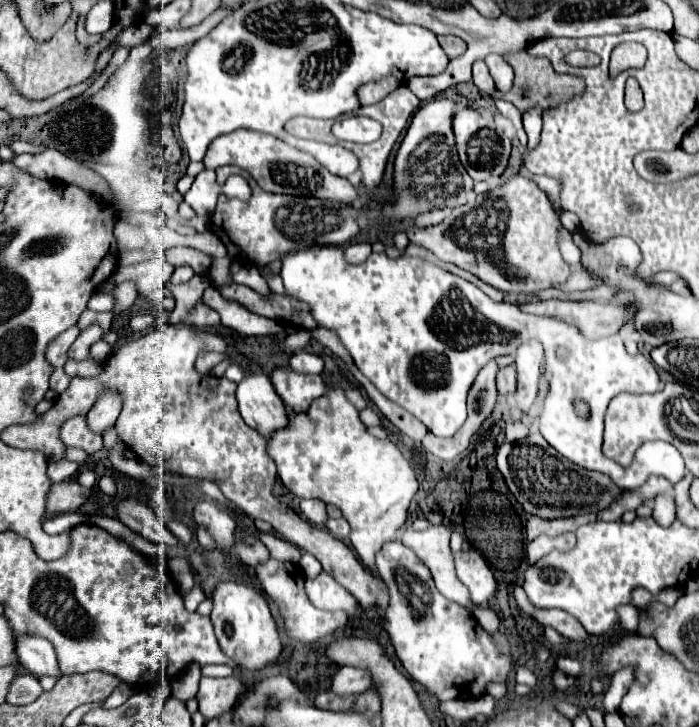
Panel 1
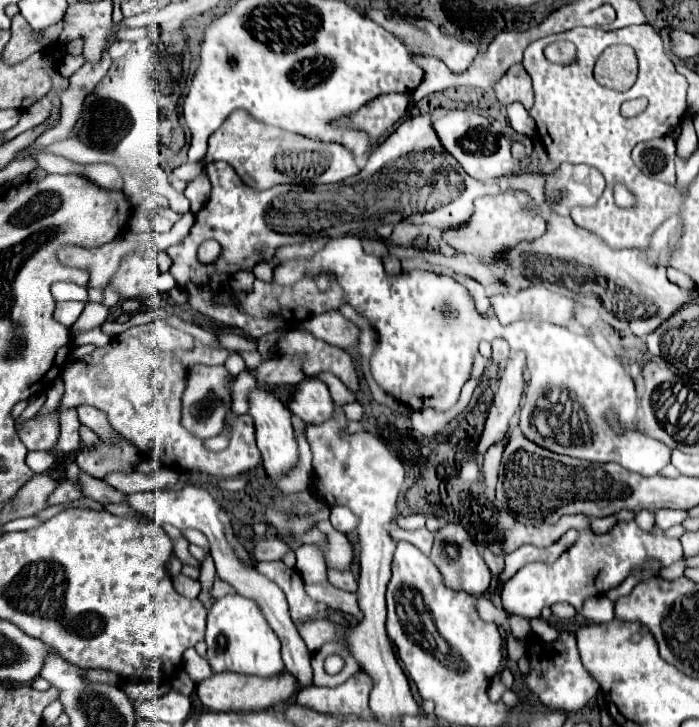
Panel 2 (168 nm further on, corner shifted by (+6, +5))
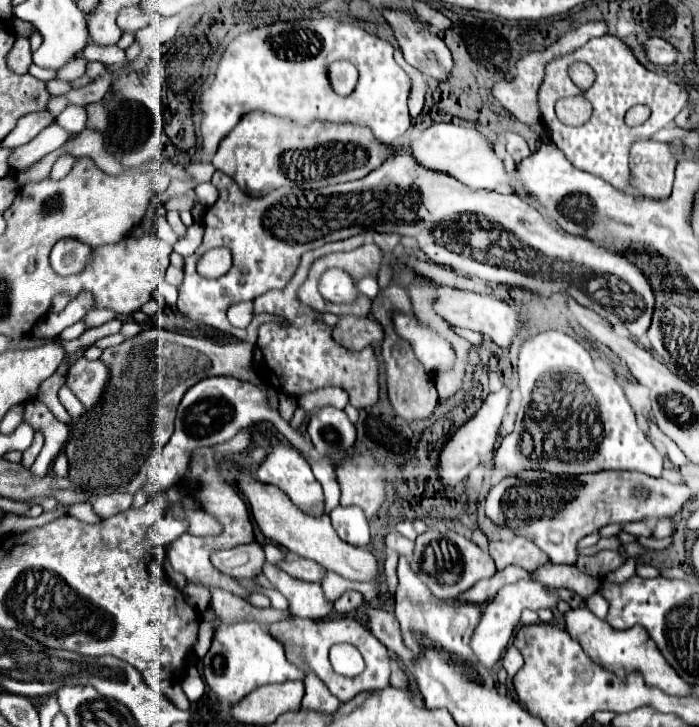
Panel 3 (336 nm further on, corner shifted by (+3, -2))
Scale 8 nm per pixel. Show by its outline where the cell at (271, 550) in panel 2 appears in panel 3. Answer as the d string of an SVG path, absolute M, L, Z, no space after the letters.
M288 553L288 557L280 563L280 569L284 569L288 575L302 579L302 581L312 581L312 583L320 583L322 577L326 575L326 569L320 567L316 561L298 557L294 553Z

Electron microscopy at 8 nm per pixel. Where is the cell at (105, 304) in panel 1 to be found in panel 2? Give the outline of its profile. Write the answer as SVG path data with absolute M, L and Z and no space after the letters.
M57 282L57 284L51 286L51 292L53 292L55 300L81 300L81 302L89 302L87 288L81 288L77 284Z

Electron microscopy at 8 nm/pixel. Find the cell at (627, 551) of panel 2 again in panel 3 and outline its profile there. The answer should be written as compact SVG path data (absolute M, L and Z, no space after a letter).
M522 579L522 581L516 581L512 585L502 587L500 593L488 605L484 605L480 623L476 625L476 631L472 633L470 647L472 647L474 655L480 659L480 663L484 663L484 667L492 669L500 661L500 657L502 657L504 649L508 647L510 639L514 637L514 629L520 625L520 613L524 609L532 609L532 611L538 611L542 607L552 609L556 603L558 603L558 597L548 593L540 581Z

